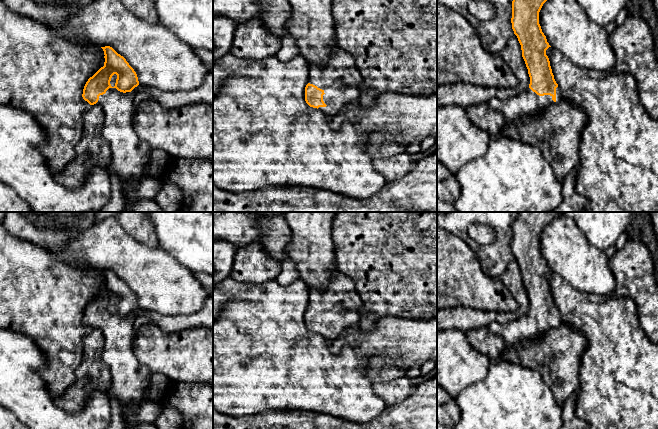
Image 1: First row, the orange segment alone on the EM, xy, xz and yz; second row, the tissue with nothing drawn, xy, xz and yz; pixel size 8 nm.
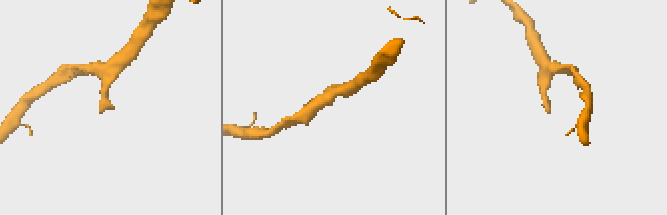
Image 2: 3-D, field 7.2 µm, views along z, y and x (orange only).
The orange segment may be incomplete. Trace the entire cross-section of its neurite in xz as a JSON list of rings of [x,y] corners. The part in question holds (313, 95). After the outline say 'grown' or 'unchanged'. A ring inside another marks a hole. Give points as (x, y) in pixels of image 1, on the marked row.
[[[335,45],[329,49],[330,55],[327,63],[309,64],[309,77],[305,87],[306,103],[327,116],[342,113],[359,105],[359,98],[363,91],[363,79],[355,67],[354,57]]] | grown

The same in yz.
[[[513,0],[512,29],[521,45],[530,77],[529,87],[508,99],[492,98],[488,105],[500,112],[506,123],[534,116],[562,100],[546,50],[551,47],[539,24],[539,12],[547,0]]] | grown

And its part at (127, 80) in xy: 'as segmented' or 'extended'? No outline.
extended

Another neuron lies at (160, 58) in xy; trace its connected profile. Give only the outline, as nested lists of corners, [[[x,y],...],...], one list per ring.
[[[93,0],[73,15],[68,16],[62,23],[49,25],[49,27],[56,37],[64,40],[73,42],[73,38],[81,37],[84,40],[82,45],[112,47],[134,69],[139,85],[145,89],[155,87],[166,92],[189,91],[199,87],[205,76],[211,71],[195,53],[194,48],[183,42],[169,28],[163,26],[159,21],[151,23],[138,18],[120,0]]]

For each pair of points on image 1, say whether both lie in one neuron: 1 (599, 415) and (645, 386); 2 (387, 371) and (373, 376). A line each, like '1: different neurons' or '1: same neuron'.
1: same neuron
2: same neuron

